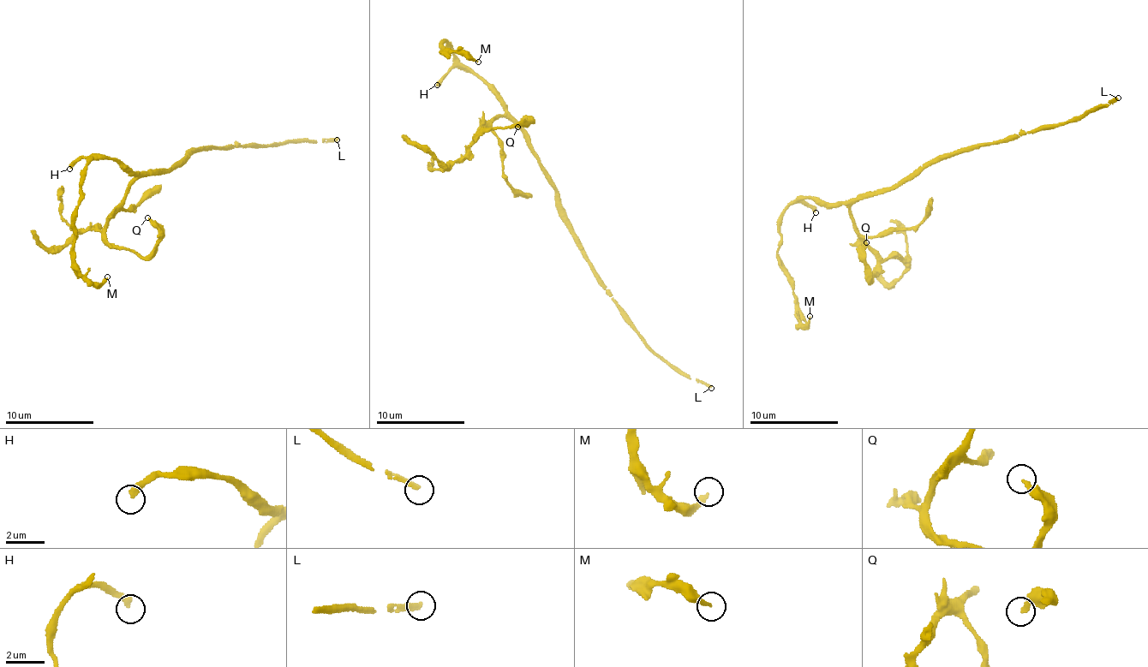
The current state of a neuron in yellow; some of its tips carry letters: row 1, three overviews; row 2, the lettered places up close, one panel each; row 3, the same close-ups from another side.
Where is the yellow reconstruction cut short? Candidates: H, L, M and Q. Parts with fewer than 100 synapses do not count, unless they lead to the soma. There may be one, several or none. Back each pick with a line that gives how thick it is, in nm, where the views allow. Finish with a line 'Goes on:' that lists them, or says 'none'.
L: Thickness 240 nm
Goes on: L

